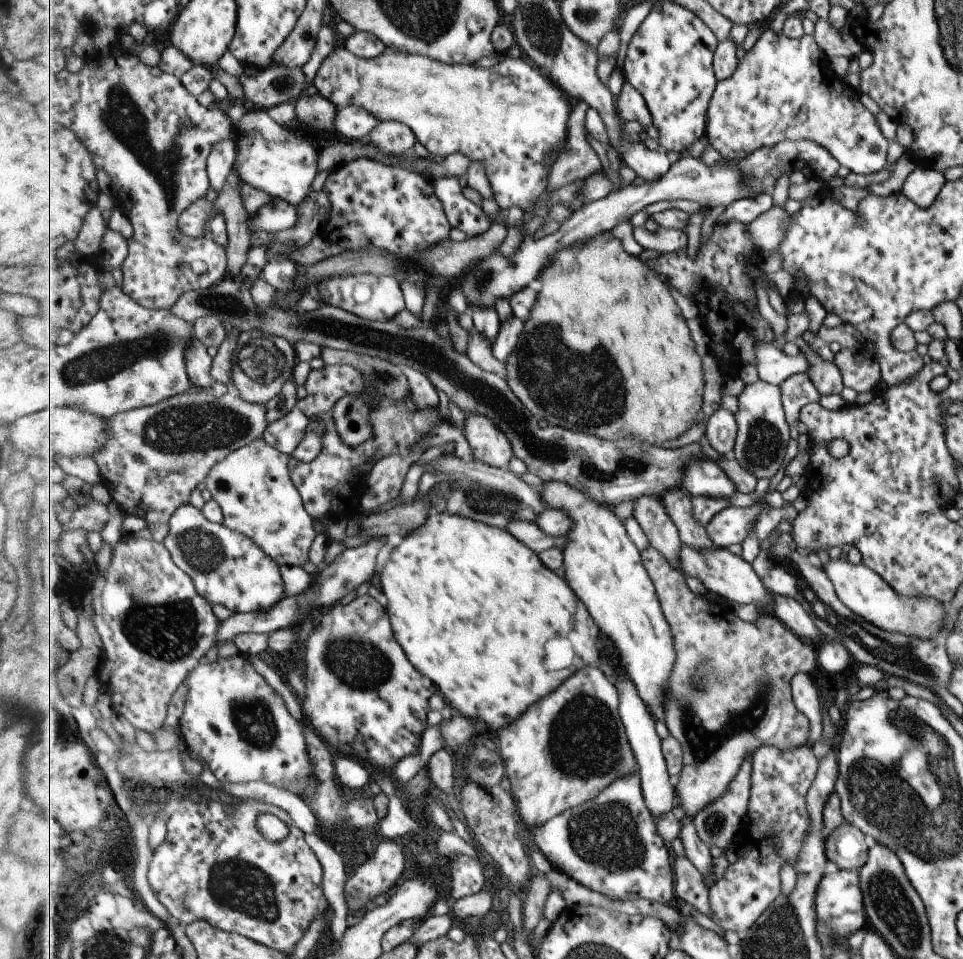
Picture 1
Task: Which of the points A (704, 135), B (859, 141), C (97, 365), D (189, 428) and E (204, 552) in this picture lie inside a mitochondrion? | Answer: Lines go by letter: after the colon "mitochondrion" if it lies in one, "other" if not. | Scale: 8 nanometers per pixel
A: other
B: mitochondrion
C: mitochondrion
D: mitochondrion
E: mitochondrion

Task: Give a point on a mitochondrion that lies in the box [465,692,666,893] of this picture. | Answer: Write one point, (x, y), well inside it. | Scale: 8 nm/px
(607, 836)

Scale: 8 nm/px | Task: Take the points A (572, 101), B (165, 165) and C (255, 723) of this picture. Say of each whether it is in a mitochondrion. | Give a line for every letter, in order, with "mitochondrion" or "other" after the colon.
A: other
B: mitochondrion
C: mitochondrion

